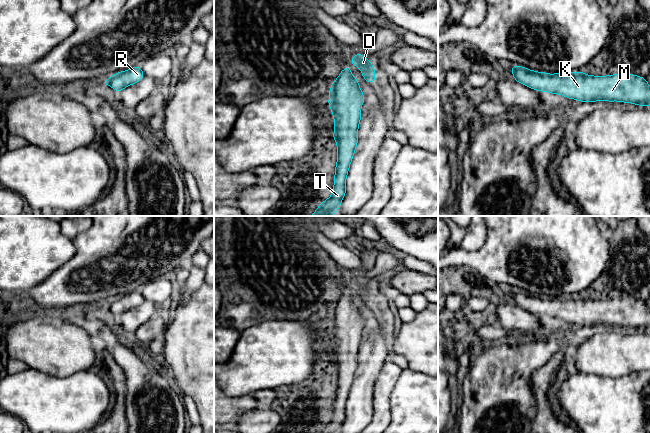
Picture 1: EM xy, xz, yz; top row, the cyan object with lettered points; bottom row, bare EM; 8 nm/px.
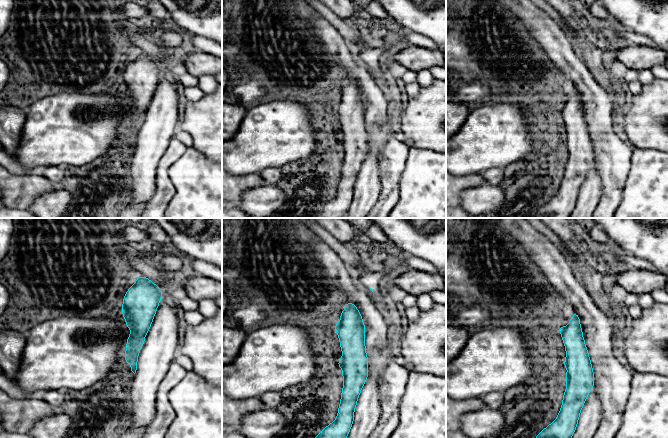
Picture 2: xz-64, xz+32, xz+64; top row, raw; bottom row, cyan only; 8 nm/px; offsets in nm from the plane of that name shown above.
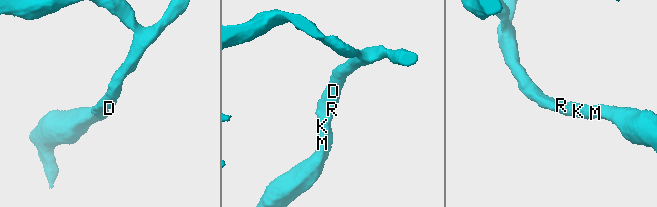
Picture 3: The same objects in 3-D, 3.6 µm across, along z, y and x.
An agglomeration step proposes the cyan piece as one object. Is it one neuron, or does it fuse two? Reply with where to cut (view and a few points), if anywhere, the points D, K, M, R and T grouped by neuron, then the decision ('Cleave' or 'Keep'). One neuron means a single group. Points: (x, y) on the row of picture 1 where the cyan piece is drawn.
No split. Groups: D K M R T. Keep

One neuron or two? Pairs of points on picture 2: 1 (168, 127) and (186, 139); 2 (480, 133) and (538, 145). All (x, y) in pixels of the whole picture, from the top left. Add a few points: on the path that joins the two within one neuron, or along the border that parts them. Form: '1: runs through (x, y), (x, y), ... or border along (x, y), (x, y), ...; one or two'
1: border along (178, 130), (173, 140); two
2: runs through (494, 136), (502, 136), (524, 144); one

